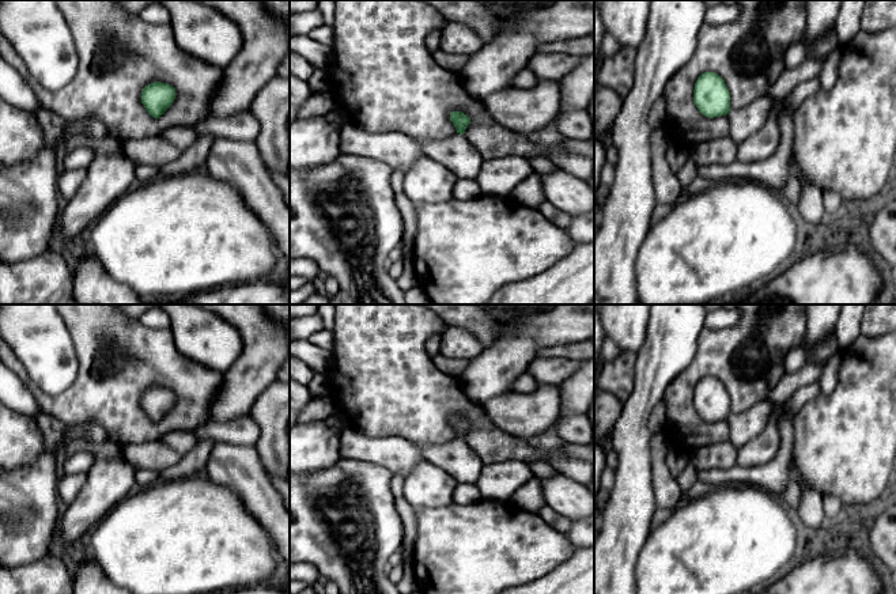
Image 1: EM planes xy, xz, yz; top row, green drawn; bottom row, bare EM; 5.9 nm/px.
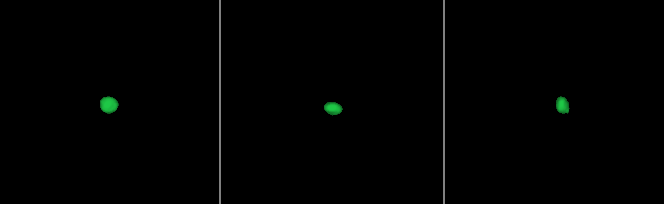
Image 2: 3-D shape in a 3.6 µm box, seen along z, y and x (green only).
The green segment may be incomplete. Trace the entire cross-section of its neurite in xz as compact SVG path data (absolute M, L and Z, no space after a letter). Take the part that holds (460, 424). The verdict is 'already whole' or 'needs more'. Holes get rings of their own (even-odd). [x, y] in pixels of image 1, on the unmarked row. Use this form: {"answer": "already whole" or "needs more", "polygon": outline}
{"answer": "needs more", "polygon": "M451 416L450 425L457 438L442 444L415 443L423 453L423 458L442 468L461 484L477 484L483 462L465 442L465 434L470 423L461 416Z"}

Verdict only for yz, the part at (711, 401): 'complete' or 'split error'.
split error

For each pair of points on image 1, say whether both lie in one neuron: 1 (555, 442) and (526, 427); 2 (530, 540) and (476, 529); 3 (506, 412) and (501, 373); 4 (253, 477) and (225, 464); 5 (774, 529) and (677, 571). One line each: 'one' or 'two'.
1: two
2: one
3: two
4: one
5: one

